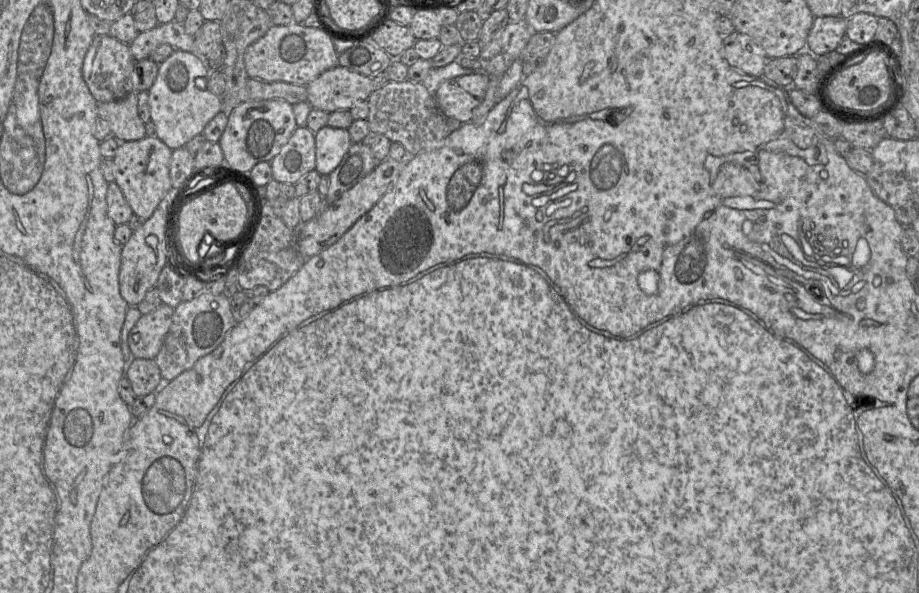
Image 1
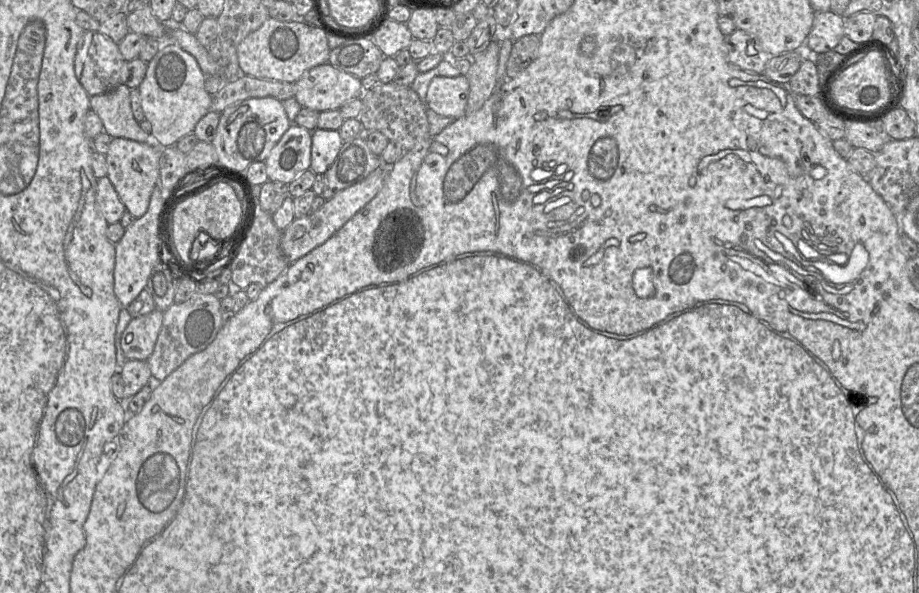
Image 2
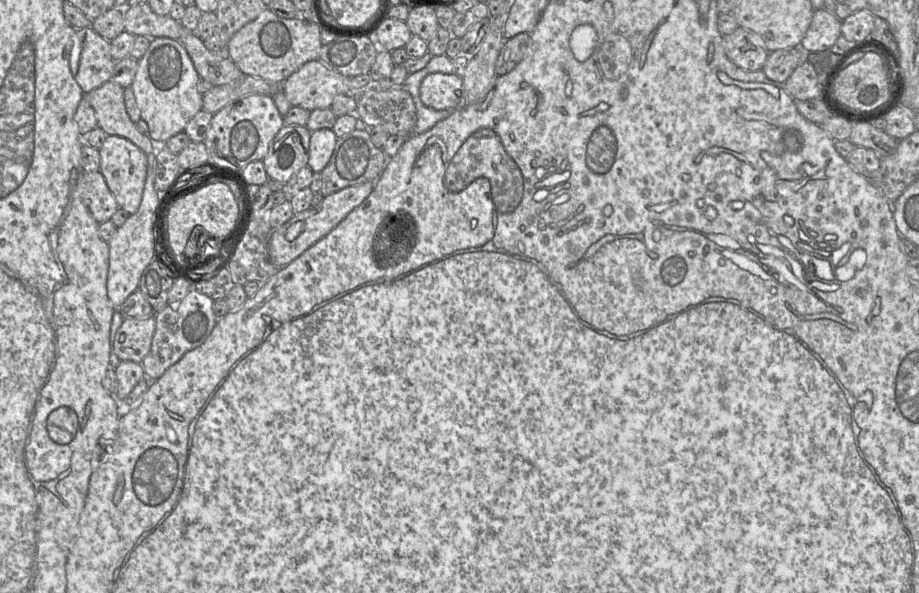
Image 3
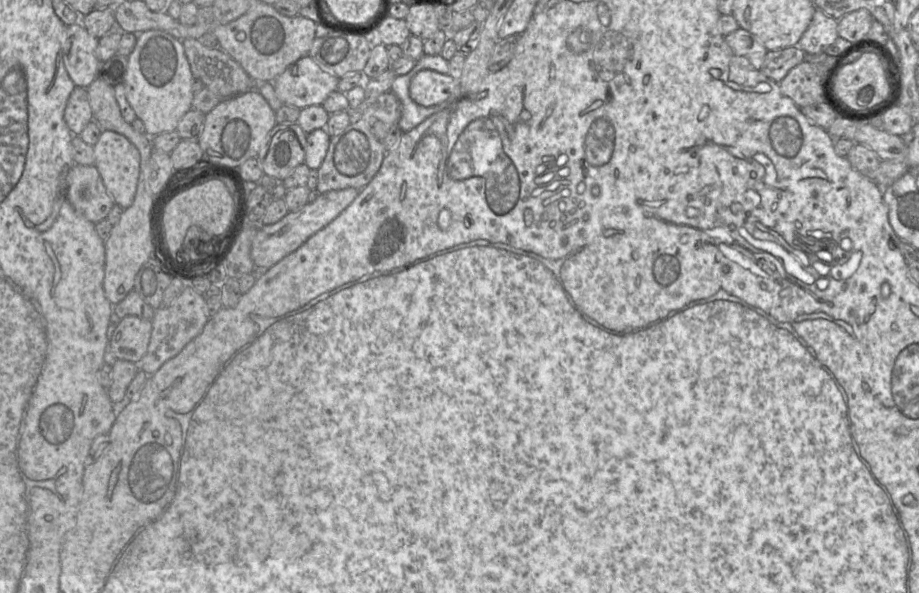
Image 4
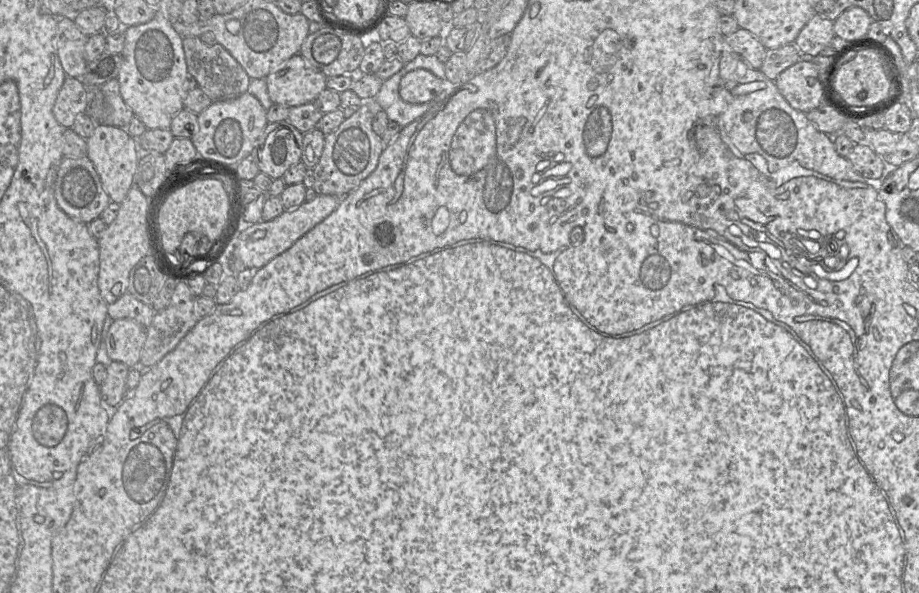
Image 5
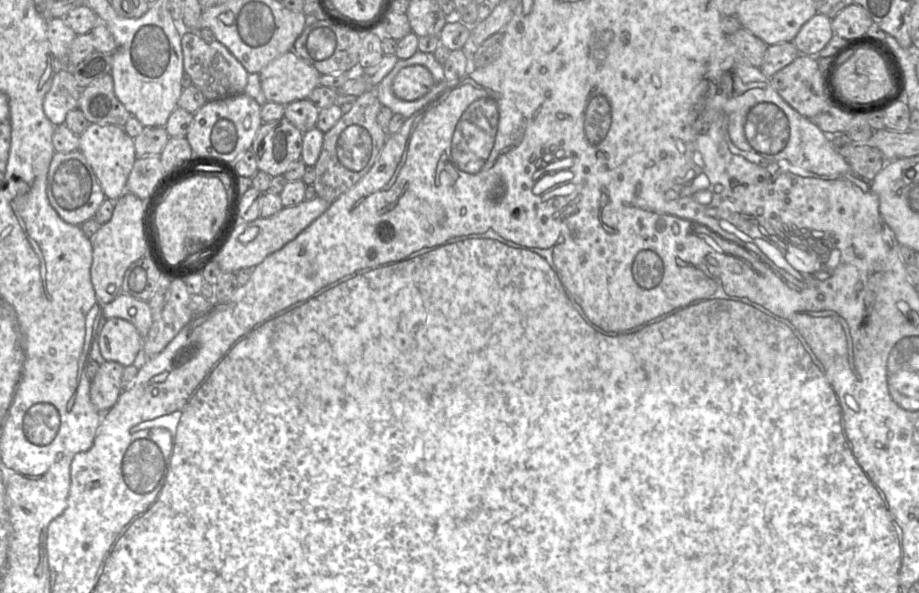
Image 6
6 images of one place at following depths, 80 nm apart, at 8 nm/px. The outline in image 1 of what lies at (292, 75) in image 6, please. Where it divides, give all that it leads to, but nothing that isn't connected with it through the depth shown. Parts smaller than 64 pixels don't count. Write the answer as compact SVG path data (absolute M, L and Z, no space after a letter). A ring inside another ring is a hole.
M339 65L323 72L306 88L311 108L329 114L349 110L358 102L367 101L374 91L371 77Z

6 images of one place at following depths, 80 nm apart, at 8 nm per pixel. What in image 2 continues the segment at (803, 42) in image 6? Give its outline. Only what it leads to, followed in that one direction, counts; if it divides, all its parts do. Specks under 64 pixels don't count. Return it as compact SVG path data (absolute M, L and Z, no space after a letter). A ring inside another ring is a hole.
M832 11L815 12L803 52L820 54L834 50L845 35L845 19Z

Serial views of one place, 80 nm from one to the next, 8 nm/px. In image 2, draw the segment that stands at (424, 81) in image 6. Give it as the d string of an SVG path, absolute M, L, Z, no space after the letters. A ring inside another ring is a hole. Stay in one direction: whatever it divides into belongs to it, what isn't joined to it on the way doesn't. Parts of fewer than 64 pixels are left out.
M465 75L434 77L428 86L426 107L445 117L462 118L467 114L469 89Z

